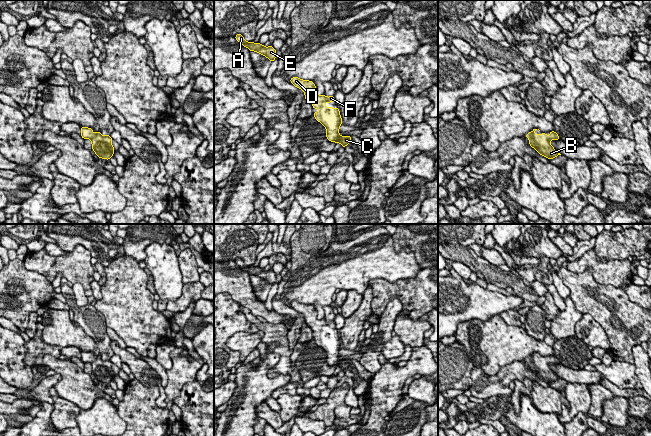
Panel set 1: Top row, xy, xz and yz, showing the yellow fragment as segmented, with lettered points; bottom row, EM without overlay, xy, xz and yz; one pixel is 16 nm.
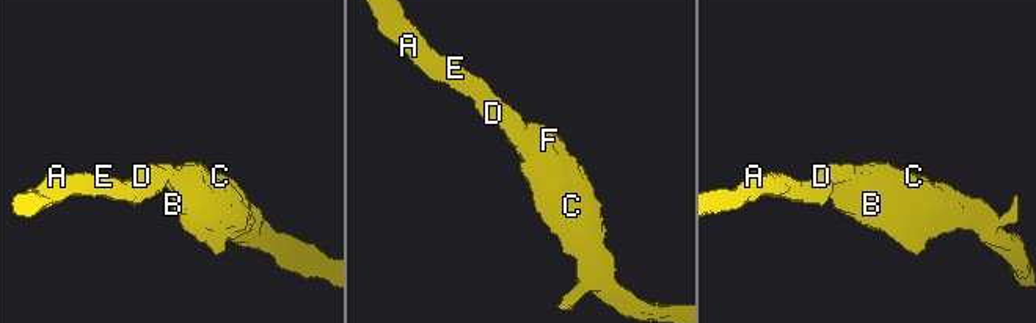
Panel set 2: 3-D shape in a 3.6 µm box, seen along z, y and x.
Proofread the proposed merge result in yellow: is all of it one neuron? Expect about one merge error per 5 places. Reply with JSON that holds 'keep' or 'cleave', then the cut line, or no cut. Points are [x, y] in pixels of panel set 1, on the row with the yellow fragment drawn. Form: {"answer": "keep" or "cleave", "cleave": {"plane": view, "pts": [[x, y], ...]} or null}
{"answer": "keep", "cleave": null}

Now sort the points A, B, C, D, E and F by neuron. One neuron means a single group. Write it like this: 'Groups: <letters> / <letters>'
Groups: A B C D E F

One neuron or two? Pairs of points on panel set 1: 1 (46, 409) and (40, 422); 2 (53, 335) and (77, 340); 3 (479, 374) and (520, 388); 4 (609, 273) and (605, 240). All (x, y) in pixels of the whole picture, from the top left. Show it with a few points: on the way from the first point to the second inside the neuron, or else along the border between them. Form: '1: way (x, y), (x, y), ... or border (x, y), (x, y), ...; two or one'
1: way (45, 412), (42, 419); one
2: way (59, 335), (71, 335); one
3: border (521, 380), (513, 381); two
4: border (627, 258), (610, 260); two

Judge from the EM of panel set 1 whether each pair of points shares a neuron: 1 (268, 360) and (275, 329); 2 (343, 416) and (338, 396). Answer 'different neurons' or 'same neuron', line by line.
1: different neurons
2: different neurons

